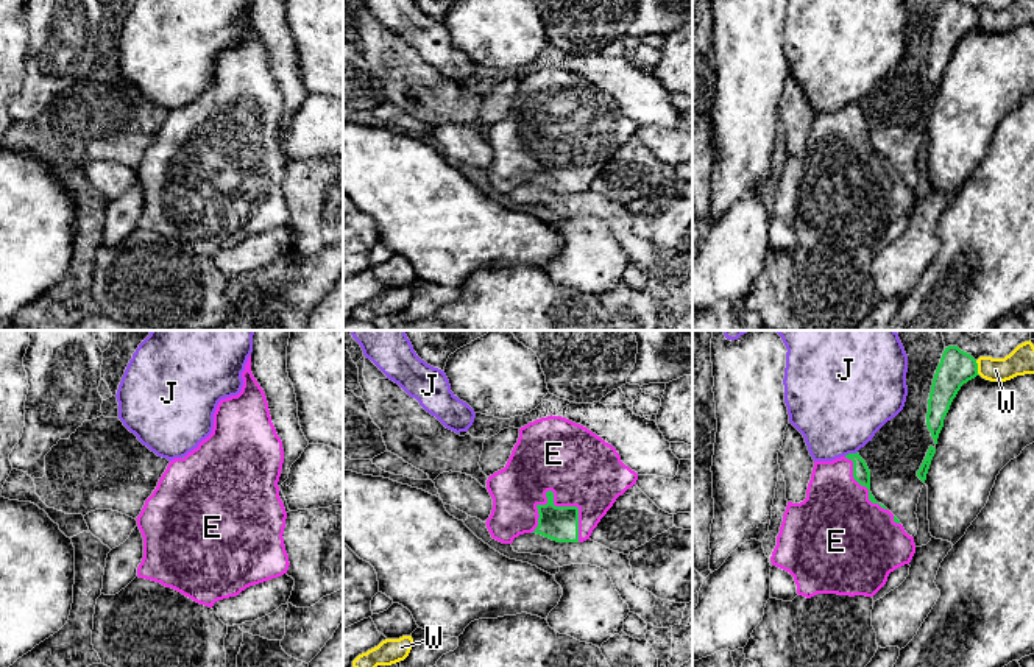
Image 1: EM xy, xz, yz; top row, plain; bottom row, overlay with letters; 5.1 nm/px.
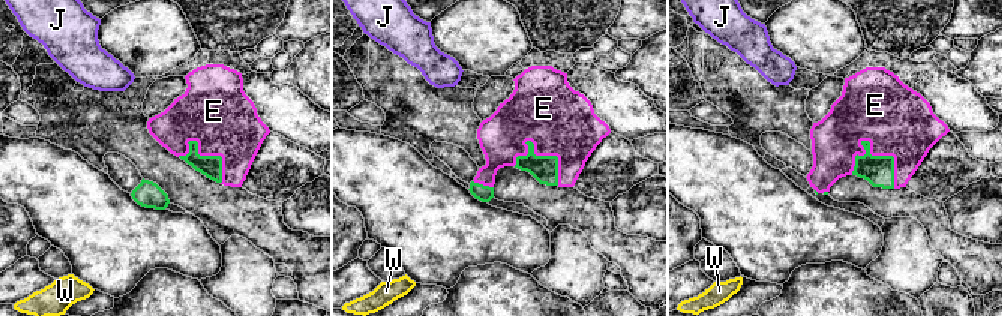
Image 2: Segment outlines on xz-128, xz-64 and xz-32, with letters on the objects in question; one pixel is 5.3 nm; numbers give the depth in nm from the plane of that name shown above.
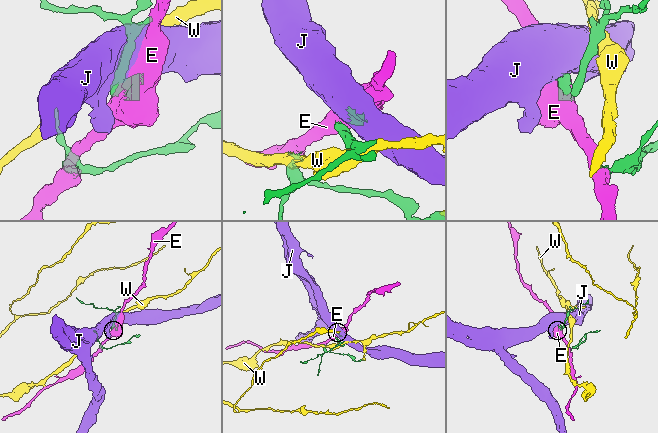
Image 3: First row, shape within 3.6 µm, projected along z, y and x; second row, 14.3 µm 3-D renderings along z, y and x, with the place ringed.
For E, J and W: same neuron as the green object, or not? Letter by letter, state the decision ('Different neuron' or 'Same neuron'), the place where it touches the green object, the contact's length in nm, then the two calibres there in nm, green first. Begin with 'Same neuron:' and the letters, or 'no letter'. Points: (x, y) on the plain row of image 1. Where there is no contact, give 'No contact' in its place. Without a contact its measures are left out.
Same neuron: E
E: Same neuron. Touches green at xz (574, 158). Shared border 320 nm. Thickness 180 nm (green) against 380 nm
J: Different neuron. Touches green at yz (850, 105). Shared border 80 nm. Thickness 90 nm (green) against 460 nm
W: Different neuron. Touches green at yz (977, 19). Shared border 80 nm. Thickness 180 nm (green) against 140 nm

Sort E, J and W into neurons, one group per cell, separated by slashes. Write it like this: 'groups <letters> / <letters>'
groups E / J / W

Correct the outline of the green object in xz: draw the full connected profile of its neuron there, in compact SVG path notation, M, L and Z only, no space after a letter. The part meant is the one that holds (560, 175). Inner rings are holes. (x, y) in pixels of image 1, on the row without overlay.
M551 65L521 78L505 118L488 128L493 161L485 175L502 195L524 184L583 193L636 131L611 95Z

